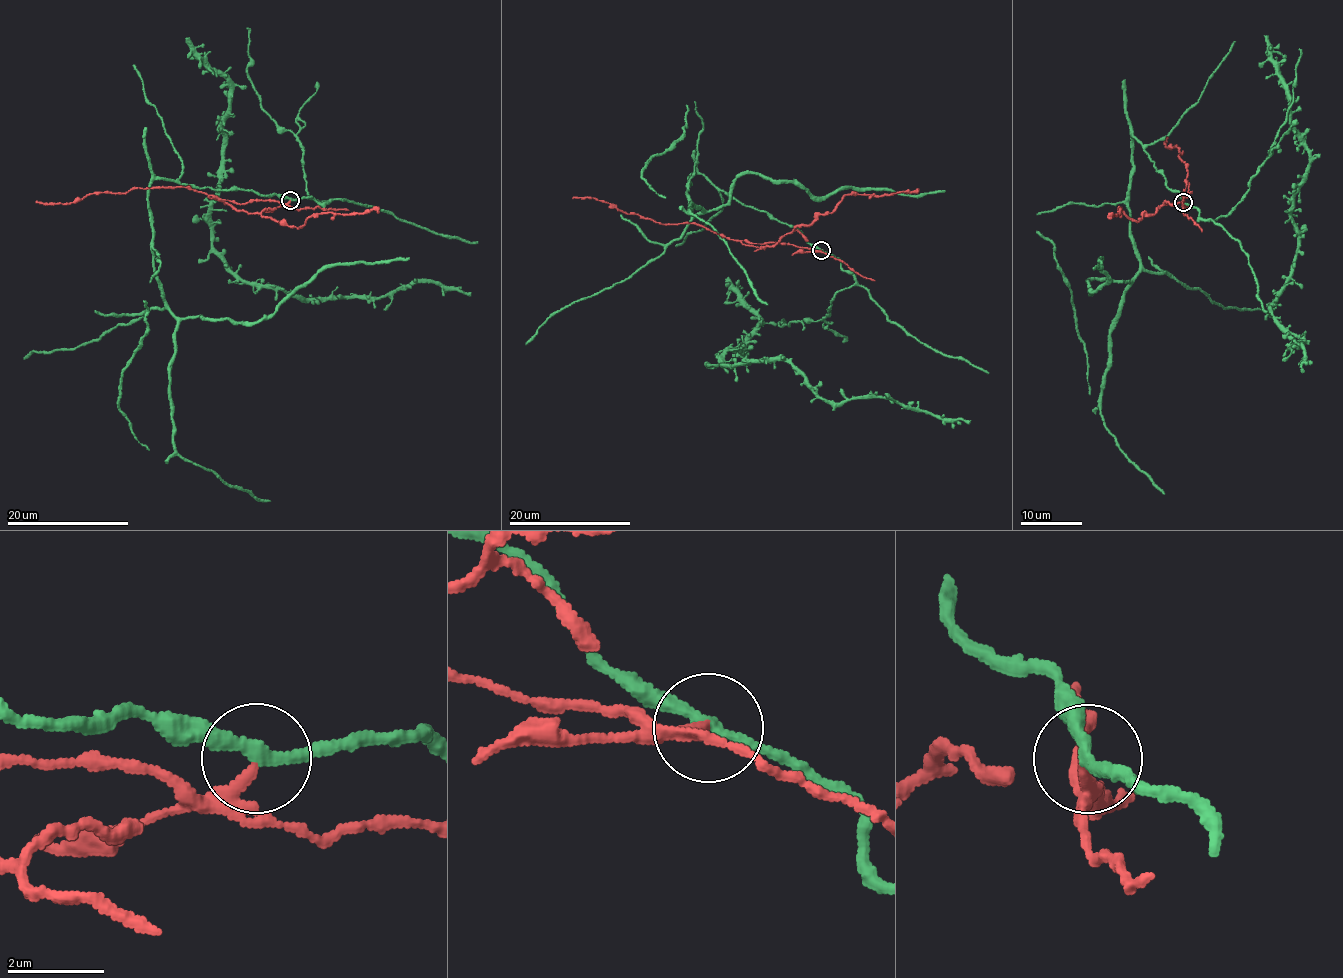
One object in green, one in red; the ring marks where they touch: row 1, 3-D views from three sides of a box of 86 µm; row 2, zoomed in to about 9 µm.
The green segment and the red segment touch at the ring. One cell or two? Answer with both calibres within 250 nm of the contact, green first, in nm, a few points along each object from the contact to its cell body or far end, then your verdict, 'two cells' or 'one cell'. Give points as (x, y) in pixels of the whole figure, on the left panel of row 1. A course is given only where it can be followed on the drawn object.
calibres 240 and 240 nm; course green (290, 199), (327, 202), (236, 86), (210, 245), (242, 279), (471, 296); course red (290, 199), (286, 204), (250, 199), (237, 204), (180, 187), (159, 187), (93, 192), (64, 204), (35, 202); two cells

